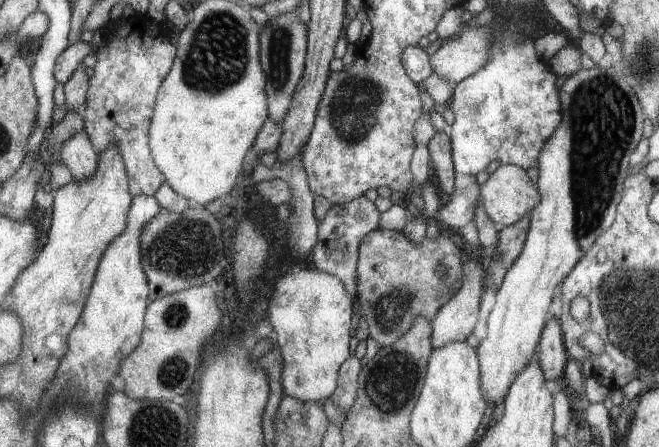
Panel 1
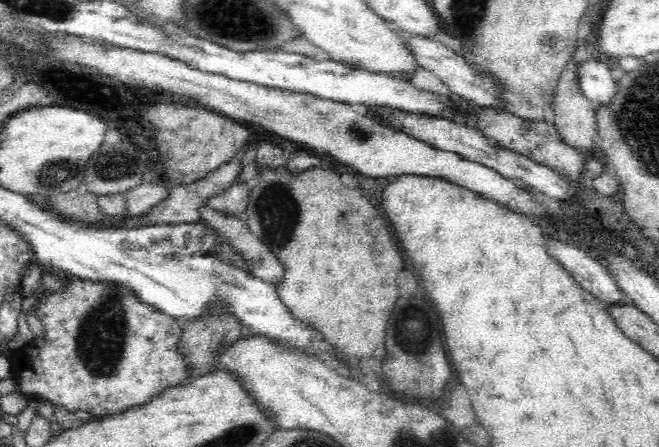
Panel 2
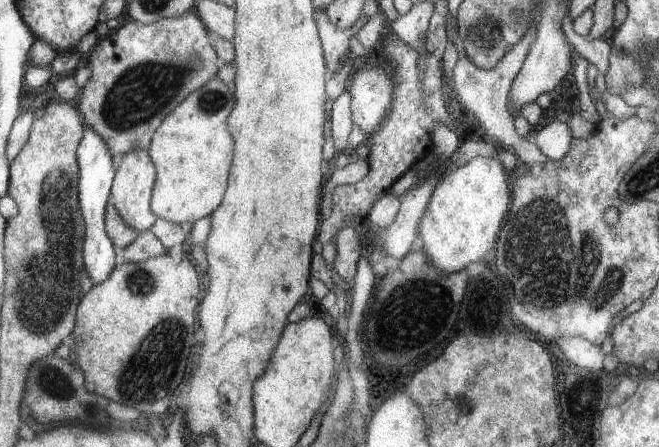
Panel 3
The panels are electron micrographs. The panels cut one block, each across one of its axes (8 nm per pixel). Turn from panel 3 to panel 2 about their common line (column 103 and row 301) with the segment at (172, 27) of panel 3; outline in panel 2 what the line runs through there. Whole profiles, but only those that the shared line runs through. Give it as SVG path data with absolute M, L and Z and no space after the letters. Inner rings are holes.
M80 278L65 282L64 290L38 298L32 313L44 325L43 337L33 337L24 348L9 353L15 370L11 379L28 398L42 399L53 406L64 406L72 413L82 410L104 418L144 405L167 388L183 385L192 374L178 348L181 325L142 304L119 284Z

